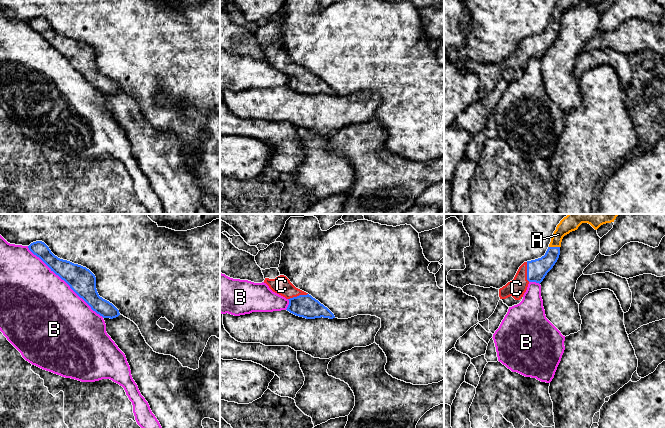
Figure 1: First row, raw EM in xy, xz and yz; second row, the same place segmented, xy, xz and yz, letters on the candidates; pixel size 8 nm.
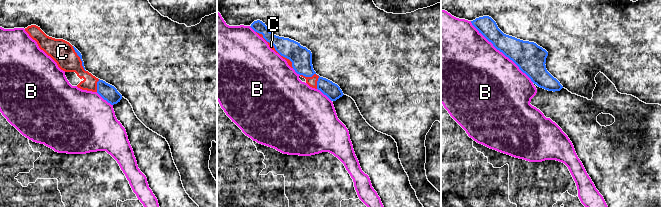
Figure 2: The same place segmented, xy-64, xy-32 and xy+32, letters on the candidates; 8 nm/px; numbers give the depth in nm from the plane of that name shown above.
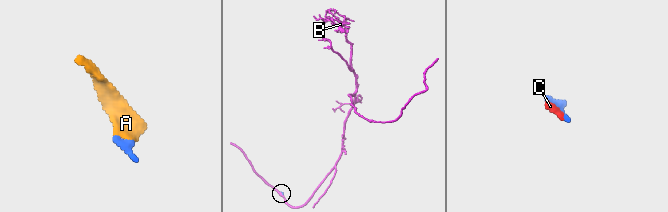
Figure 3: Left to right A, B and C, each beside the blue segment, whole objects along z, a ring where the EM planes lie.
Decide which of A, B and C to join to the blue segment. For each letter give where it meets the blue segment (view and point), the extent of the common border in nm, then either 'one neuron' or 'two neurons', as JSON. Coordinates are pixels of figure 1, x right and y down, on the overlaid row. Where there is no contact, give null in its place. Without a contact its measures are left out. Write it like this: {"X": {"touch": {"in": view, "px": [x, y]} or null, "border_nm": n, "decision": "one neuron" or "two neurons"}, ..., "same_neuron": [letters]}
{"A": {"touch": {"in": "yz", "px": [554, 247]}, "border_nm": 90, "decision": "one neuron"}, "B": {"touch": {"in": "xy", "px": [65, 281]}, "border_nm": 850, "decision": "two neurons"}, "C": {"touch": {"in": "xz", "px": [297, 296]}, "border_nm": 170, "decision": "one neuron"}, "same_neuron": ["A", "C"]}

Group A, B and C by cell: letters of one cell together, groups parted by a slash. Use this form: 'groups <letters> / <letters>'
groups A C / B

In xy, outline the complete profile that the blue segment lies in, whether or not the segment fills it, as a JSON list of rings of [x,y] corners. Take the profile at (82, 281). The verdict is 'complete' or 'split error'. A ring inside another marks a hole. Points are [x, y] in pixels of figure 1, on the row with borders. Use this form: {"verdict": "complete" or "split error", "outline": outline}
{"verdict": "complete", "outline": [[[42,241],[31,243],[28,248],[51,271],[64,280],[97,314],[110,319],[120,315],[119,310],[112,303],[99,296],[96,289],[96,277],[89,269],[58,258]]]}

